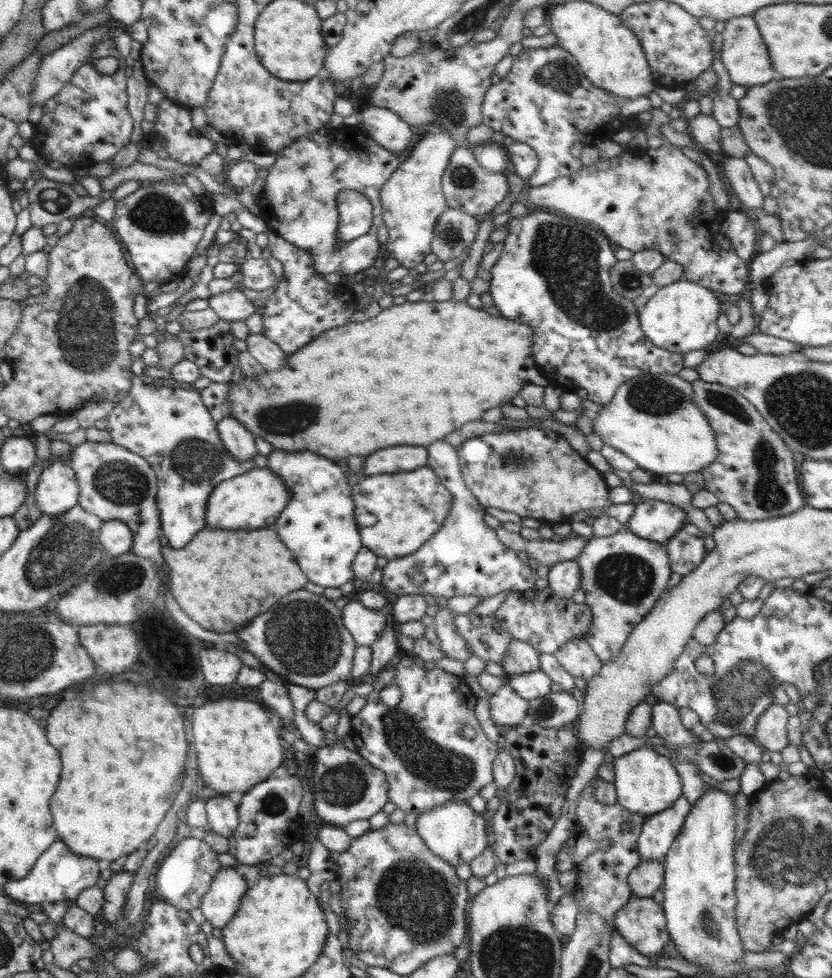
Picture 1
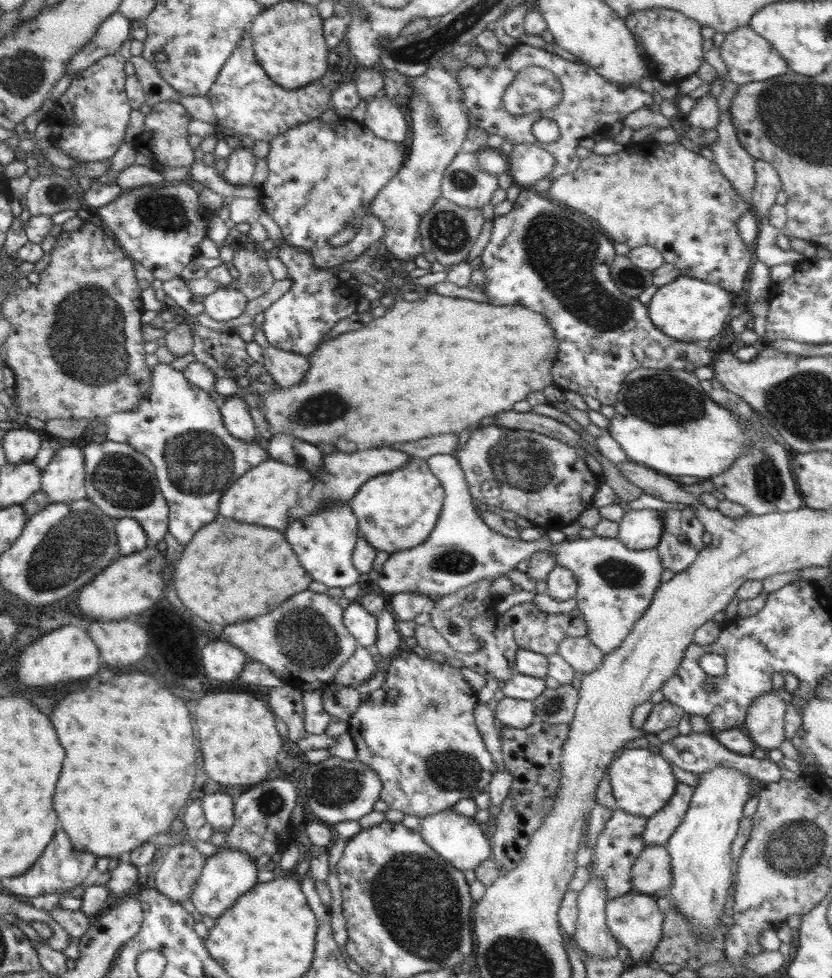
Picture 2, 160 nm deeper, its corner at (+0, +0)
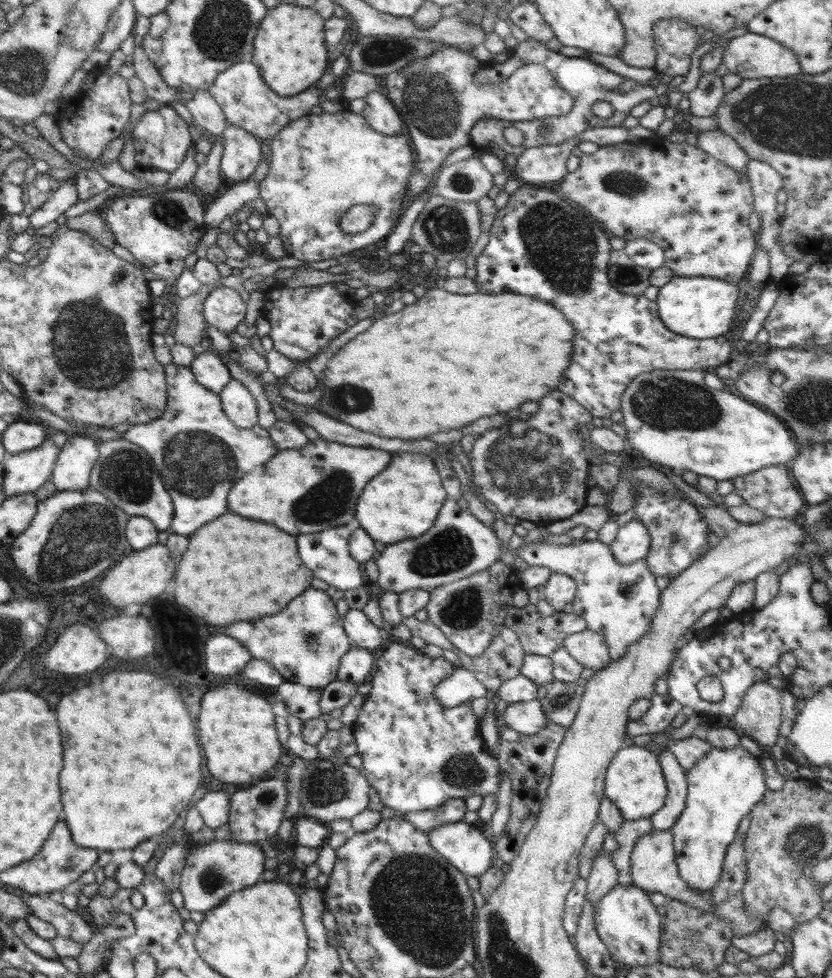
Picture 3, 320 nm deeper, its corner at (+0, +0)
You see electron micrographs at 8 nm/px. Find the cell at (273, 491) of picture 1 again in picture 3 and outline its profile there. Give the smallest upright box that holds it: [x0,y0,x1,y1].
[228,437,392,536]

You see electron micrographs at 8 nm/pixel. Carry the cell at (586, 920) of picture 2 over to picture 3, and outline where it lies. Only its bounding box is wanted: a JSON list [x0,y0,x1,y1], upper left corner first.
[586,849,618,908]

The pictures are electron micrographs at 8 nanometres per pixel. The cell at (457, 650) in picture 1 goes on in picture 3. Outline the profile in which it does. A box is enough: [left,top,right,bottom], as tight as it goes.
[426,560,521,657]

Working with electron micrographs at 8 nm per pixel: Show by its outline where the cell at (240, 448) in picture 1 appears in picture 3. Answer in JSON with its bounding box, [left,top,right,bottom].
[219,377,258,430]

